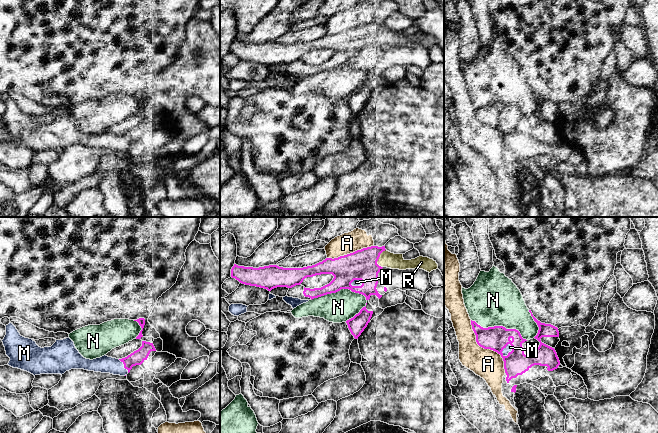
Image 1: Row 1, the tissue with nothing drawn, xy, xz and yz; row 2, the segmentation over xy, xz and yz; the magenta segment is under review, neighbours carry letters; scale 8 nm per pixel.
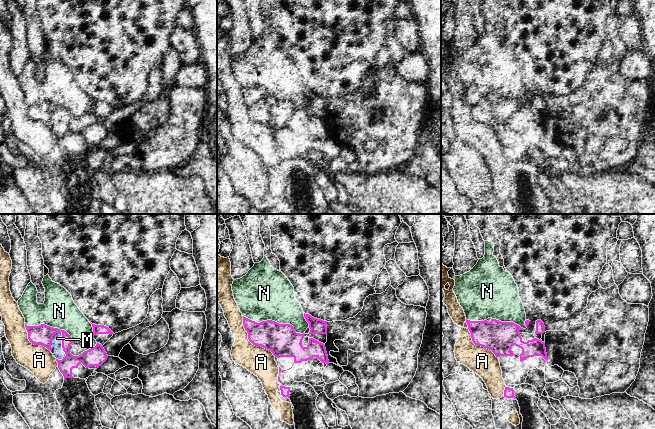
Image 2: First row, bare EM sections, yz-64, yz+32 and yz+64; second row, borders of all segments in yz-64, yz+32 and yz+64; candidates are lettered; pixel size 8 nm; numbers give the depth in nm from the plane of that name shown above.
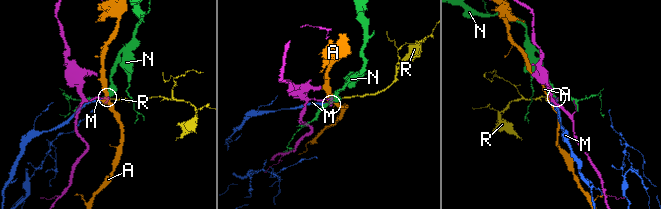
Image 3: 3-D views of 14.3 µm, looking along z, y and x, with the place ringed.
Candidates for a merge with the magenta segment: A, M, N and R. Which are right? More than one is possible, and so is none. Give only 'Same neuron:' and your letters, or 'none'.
Same neuron: R

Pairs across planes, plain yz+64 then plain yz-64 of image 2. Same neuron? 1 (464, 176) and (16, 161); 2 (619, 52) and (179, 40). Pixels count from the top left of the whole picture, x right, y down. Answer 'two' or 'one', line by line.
1: two
2: two

